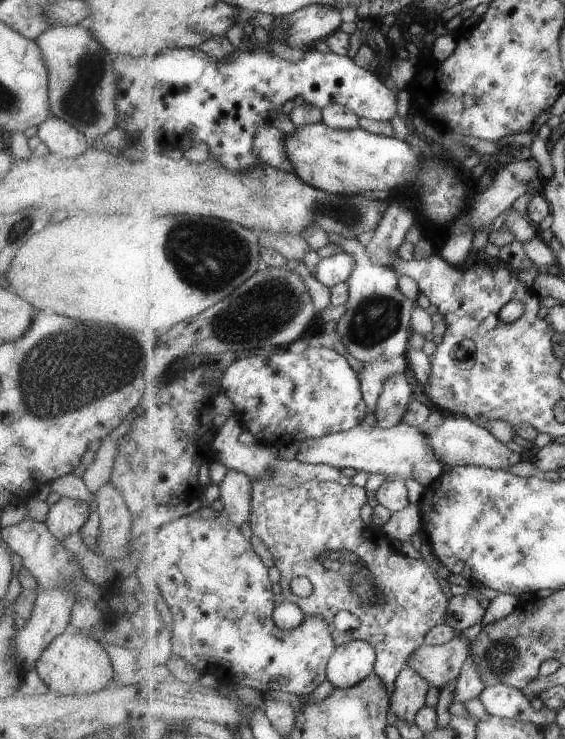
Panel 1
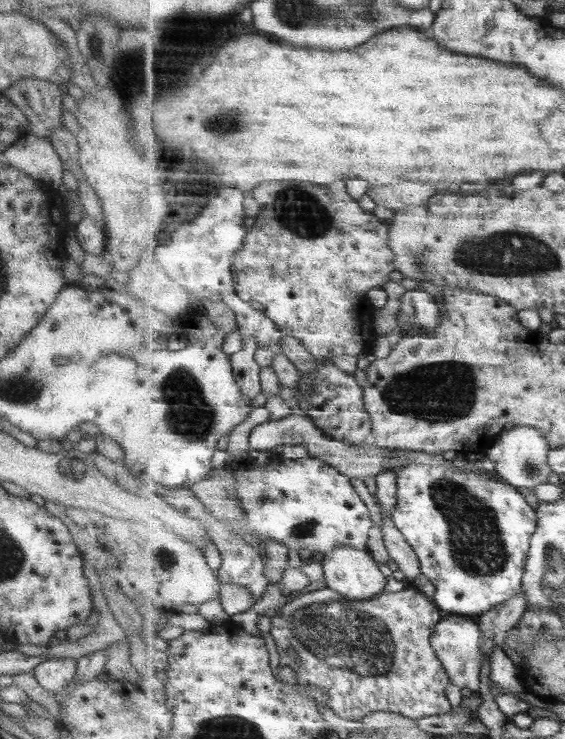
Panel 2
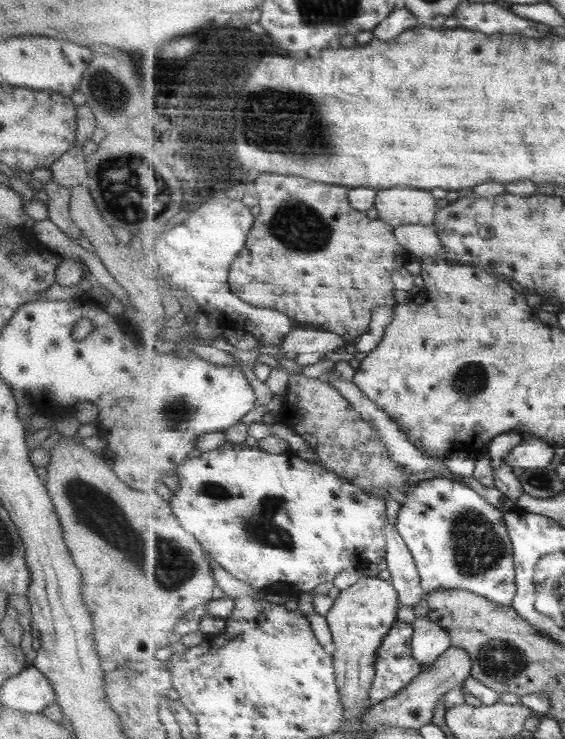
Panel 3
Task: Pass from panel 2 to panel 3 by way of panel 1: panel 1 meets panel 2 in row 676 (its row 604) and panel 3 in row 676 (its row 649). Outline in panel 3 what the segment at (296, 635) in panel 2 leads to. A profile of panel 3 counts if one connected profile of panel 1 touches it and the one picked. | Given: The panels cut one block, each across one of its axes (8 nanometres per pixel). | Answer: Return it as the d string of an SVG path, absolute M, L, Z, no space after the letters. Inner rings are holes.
M398 620L388 636L385 637L384 644L381 645L380 652L377 653L376 679L371 693L369 693L369 706L381 704L384 700L395 696L399 690L404 690L408 684L411 684L422 674L422 665L413 657L413 635L414 626L411 623Z

